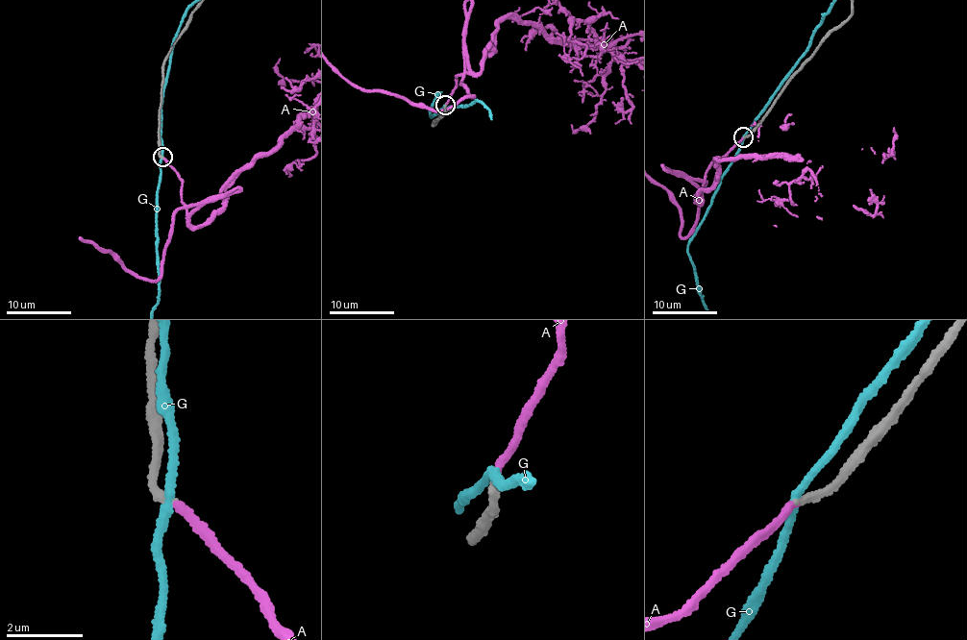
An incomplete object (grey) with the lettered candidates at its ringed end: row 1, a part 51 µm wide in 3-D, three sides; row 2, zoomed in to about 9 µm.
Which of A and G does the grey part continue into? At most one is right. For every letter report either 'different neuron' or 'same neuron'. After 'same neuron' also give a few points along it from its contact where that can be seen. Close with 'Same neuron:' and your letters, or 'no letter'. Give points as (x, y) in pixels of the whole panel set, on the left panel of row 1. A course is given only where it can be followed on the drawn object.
A: same neuron
G: different neuron
Same neuron: A

